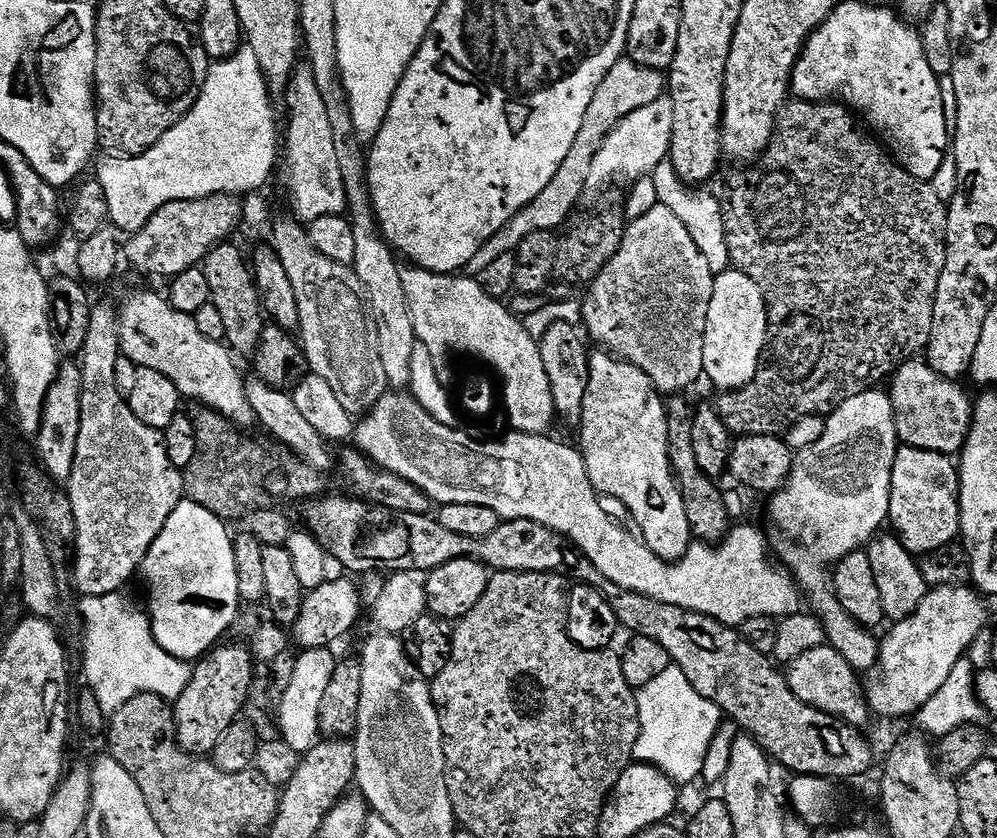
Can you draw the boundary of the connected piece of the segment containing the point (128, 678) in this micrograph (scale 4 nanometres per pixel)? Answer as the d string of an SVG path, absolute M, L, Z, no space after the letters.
M111 592L110 594L102 594L101 596L80 596L78 602L80 602L80 605L78 605L78 611L85 622L82 674L88 679L87 687L98 698L98 706L102 706L104 713L111 714L117 712L123 704L130 702L130 698L134 698L138 694L154 694L169 702L174 702L180 697L182 690L186 690L186 686L190 682L192 668L189 667L185 661L174 658L166 650L162 650L162 646L158 646L158 642L152 633L152 621L143 611L141 611L141 609L140 613L139 610L136 609L126 597L124 597L124 594L121 594L120 592Z

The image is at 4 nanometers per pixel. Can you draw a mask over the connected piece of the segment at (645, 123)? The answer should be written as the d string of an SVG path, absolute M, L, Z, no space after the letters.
M667 95L660 96L658 102L650 102L650 106L642 106L642 110L634 110L634 114L626 114L626 118L606 134L598 154L594 154L587 191L600 192L611 184L631 186L636 180L651 176L659 163L669 159L673 134L674 106Z

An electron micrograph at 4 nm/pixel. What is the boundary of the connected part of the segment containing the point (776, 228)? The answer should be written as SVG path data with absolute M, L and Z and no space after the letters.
M793 99L785 103L776 118L776 130L772 133L767 152L759 163L749 167L752 169L733 186L732 193L728 196L728 209L723 209L724 240L728 243L731 267L737 272L746 273L762 290L764 301L768 304L770 341L770 347L764 353L755 378L745 388L728 390L721 395L724 397L720 404L718 403L718 411L733 437L780 436L792 427L795 420L804 416L827 418L835 408L842 406L842 402L854 398L860 392L869 391L875 385L872 384L875 380L880 380L883 376L884 379L891 377L905 357L915 357L927 349L930 326L934 322L938 278L942 274L942 266L946 266L948 210L945 201L940 200L929 181L914 178L905 168L901 168L863 127L860 129L856 125L855 119L857 120L857 117L840 102Z

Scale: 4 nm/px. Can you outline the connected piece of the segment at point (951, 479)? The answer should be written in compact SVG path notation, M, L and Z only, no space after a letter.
M901 447L892 467L888 520L891 531L917 558L953 543L960 535L960 473L953 457Z

